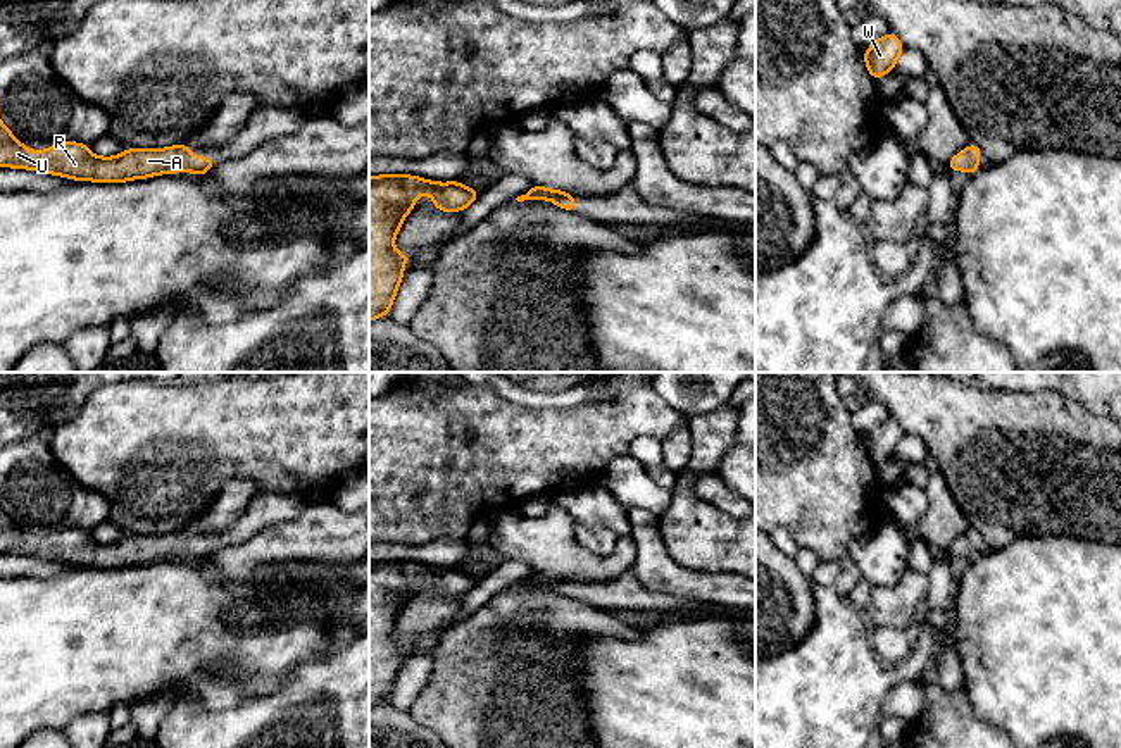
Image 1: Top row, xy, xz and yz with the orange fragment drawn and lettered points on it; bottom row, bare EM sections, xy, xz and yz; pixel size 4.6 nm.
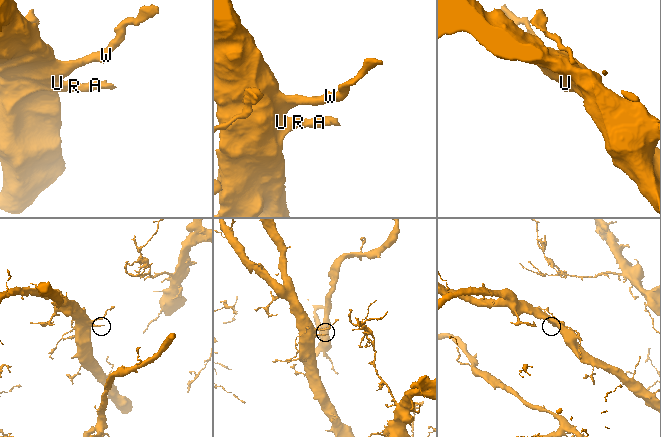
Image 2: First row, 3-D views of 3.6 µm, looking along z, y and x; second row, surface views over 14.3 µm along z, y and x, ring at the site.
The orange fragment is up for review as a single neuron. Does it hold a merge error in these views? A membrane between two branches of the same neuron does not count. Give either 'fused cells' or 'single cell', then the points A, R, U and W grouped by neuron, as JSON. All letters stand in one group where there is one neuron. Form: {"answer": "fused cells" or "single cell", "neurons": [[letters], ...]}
{"answer": "single cell", "neurons": [["A", "R", "U", "W"]]}

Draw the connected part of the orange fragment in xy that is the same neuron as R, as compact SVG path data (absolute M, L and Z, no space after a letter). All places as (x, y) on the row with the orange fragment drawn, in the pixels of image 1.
M0 121L0 167L31 169L74 181L124 183L171 172L204 176L214 165L209 157L191 155L186 143L169 148L129 148L116 157L97 157L88 145L74 141L59 141L33 152Z

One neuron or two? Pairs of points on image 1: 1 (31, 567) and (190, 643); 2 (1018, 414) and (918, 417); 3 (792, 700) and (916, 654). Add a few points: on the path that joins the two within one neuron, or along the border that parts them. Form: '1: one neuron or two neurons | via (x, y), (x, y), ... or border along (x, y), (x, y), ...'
1: two neurons | border along (78, 567), (49, 578), (18, 578)
2: one neuron | via (994, 417), (942, 417)
3: one neuron | via (823, 695), (833, 685), (887, 678)

